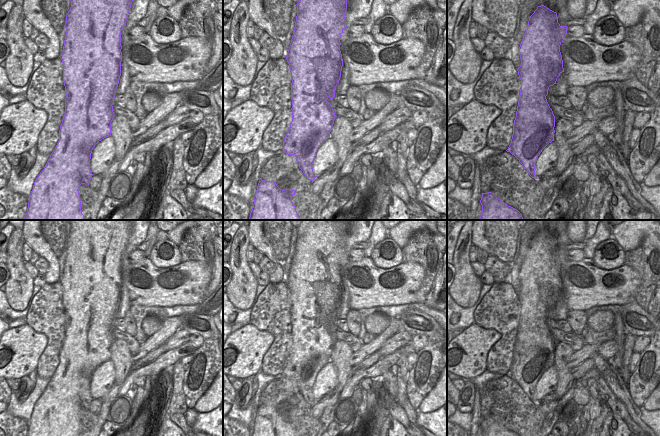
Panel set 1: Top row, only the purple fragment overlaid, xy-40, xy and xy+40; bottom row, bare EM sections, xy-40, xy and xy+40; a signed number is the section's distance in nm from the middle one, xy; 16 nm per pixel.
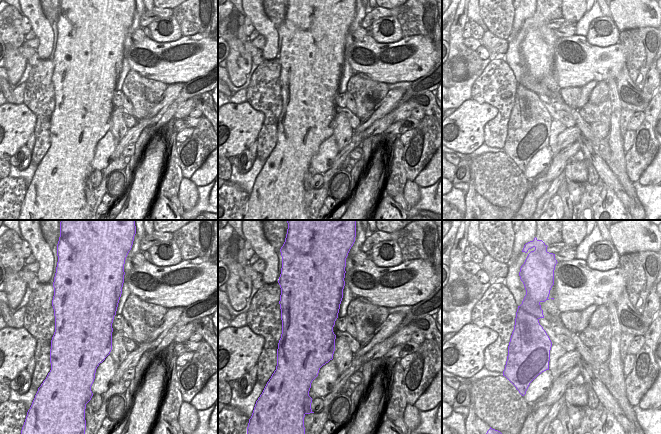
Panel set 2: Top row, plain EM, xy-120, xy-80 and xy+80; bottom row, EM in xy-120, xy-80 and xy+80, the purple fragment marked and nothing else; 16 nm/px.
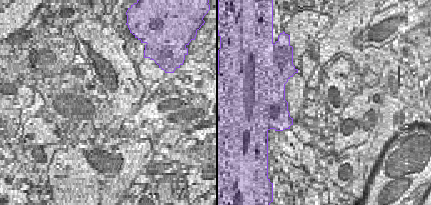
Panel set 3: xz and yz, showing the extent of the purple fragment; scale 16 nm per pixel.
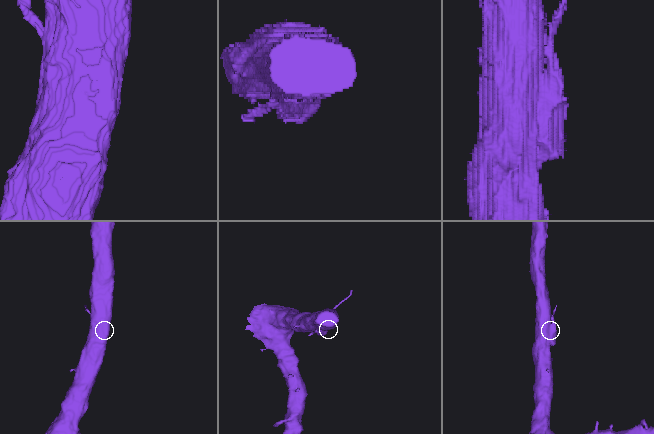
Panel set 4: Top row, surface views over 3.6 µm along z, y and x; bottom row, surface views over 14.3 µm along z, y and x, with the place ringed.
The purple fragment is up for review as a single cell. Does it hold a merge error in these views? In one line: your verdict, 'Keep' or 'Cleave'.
Cleave

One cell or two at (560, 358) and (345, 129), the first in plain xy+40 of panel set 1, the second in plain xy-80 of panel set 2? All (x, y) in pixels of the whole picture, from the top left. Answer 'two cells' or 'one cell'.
one cell

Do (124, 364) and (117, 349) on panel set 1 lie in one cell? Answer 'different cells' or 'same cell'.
same cell

